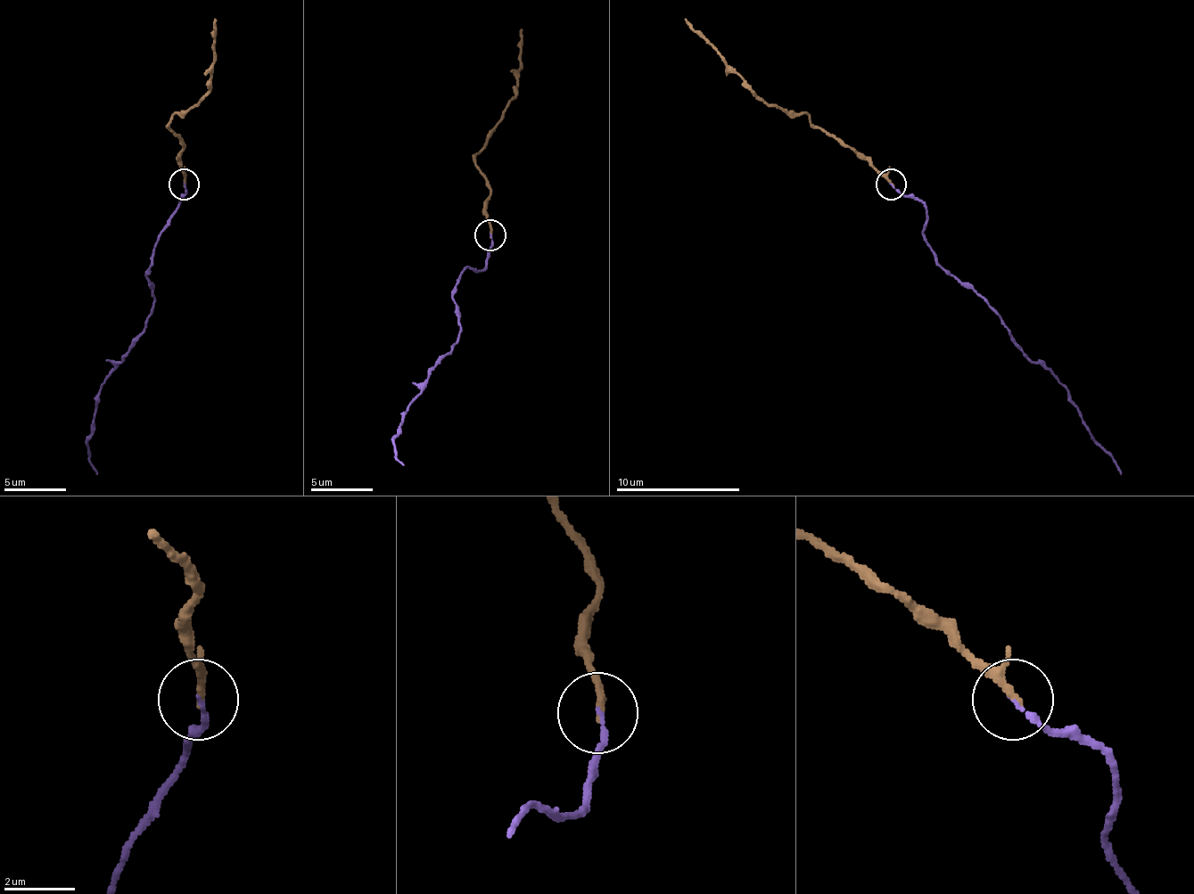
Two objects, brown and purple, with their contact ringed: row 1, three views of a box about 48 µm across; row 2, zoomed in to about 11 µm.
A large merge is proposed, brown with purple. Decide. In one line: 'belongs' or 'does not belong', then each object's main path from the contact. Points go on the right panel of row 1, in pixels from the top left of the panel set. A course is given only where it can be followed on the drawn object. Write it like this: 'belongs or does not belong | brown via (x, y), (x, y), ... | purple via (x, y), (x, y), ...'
belongs | brown via (892, 184), (814, 125), (804, 112), (783, 112), (752, 90), (683, 19) | purple via (892, 184), (926, 209), (926, 233), (932, 255), (994, 311), (1022, 351), (1066, 389), (1093, 441), (1122, 475)

